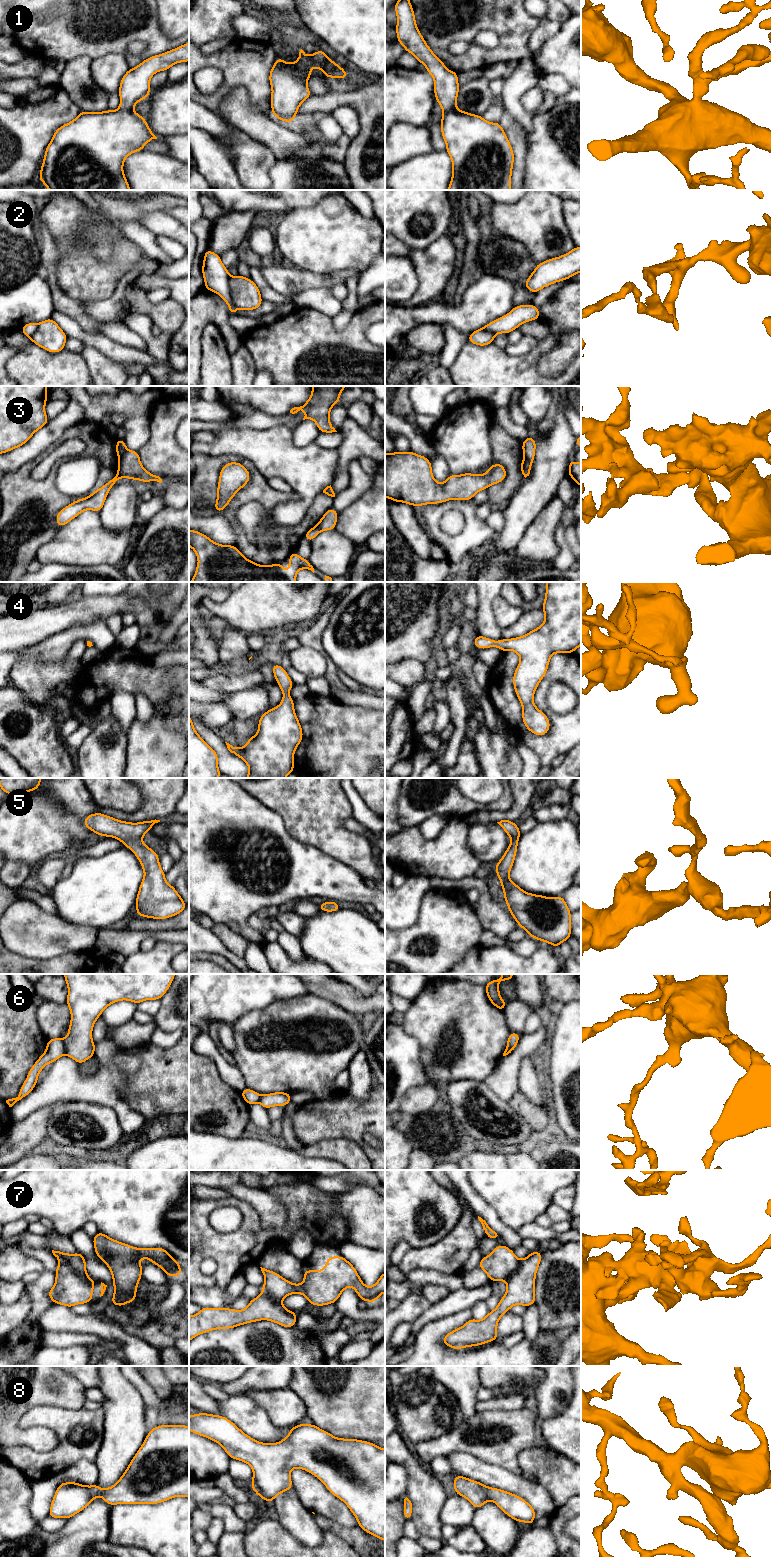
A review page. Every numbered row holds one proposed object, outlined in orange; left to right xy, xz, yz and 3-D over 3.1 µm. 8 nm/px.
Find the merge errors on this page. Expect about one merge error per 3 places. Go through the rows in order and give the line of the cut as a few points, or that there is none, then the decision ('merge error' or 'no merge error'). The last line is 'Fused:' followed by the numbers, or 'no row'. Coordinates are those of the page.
1: cut none; no merge error
2: cut xz (229, 277), (229, 292), (232, 302), (236, 306); merge error
3: cut xy (127, 449), (119, 460); merge error
4: cut none; no merge error
5: cut none; no merge error
6: cut xy (62, 1039), (66, 1053); merge error
7: cut none; no merge error
8: cut none; no merge error
Fused: 2, 3, 6

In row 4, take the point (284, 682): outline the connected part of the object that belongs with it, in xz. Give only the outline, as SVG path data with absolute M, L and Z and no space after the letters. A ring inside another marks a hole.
M272 663L274 678L282 690L281 703L261 714L258 733L240 748L225 742L228 750L249 767L245 778L286 778L294 772L294 753L303 739L301 724L289 691L294 683L286 669Z

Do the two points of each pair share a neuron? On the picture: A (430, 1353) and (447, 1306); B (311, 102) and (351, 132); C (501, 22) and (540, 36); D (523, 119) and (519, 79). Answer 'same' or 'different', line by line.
A: different
B: different
C: different
D: same

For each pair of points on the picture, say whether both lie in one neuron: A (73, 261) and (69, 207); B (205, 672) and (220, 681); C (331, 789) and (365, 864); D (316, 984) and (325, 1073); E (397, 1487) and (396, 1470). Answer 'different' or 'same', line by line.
A: same
B: different
C: same
D: different
E: same

